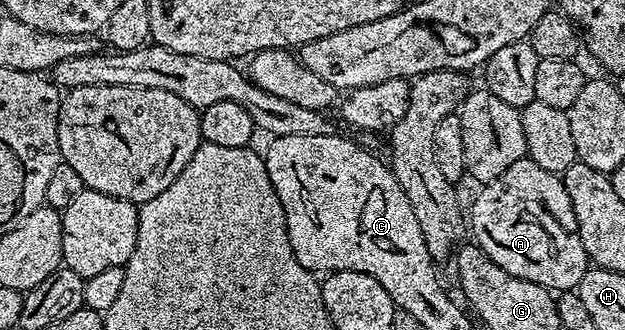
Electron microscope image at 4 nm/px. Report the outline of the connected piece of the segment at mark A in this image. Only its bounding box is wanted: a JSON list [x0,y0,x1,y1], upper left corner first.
[468,158,588,293]

